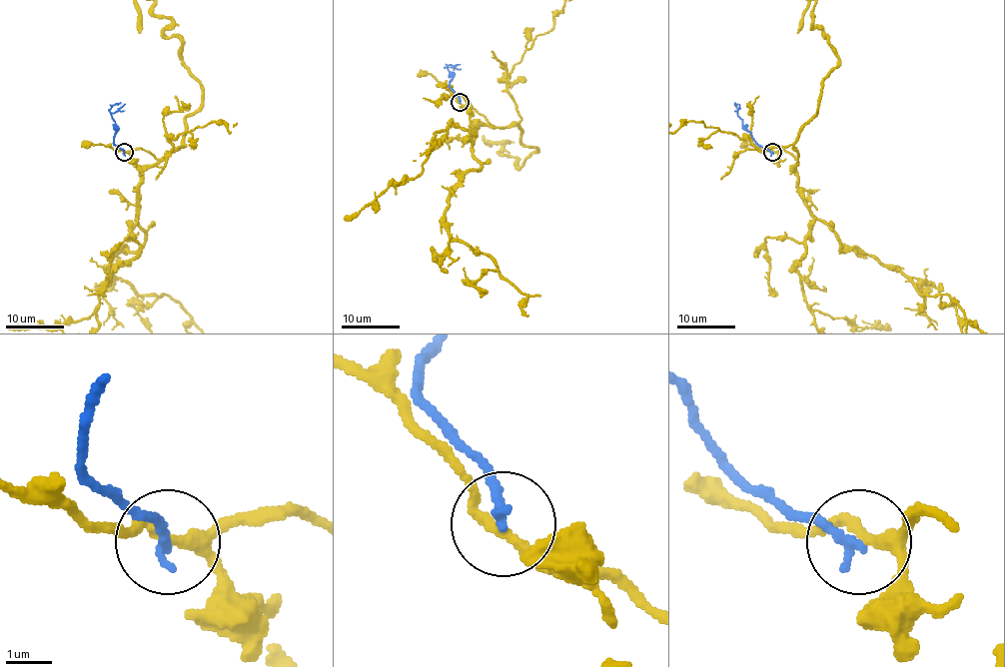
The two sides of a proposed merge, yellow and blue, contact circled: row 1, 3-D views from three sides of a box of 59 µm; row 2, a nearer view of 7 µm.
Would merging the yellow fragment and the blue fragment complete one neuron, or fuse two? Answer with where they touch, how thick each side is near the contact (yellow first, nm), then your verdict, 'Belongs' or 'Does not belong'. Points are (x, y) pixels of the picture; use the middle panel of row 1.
Place: (460, 102). Thickness 200 nm (yellow) against 240 nm. Does not belong

